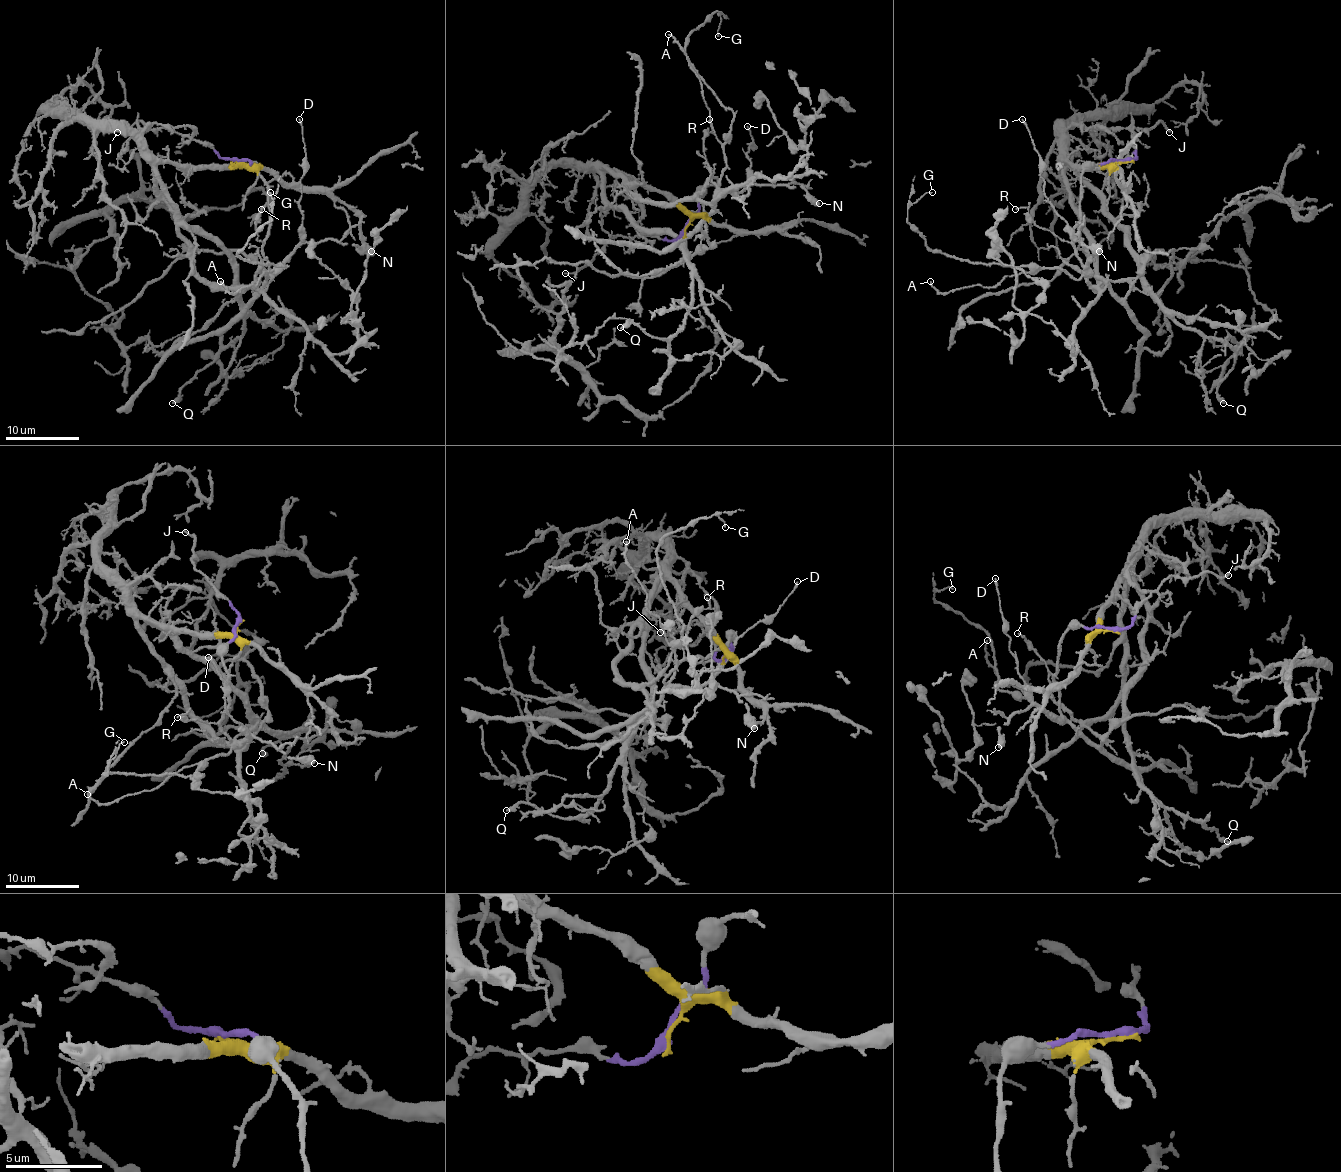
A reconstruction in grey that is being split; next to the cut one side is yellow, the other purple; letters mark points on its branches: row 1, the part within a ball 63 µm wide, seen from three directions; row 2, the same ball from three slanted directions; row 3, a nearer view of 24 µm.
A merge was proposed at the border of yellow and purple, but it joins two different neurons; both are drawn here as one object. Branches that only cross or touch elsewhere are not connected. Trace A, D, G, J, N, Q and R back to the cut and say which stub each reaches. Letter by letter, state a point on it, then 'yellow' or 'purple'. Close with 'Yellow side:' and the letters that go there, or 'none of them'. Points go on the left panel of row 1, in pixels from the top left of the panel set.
A: (220, 281) | purple
D: (299, 119) | purple
G: (270, 192) | purple
J: (117, 132) | purple
N: (371, 251) | purple
Q: (172, 403) | yellow
R: (261, 209) | purple
Yellow side: Q

